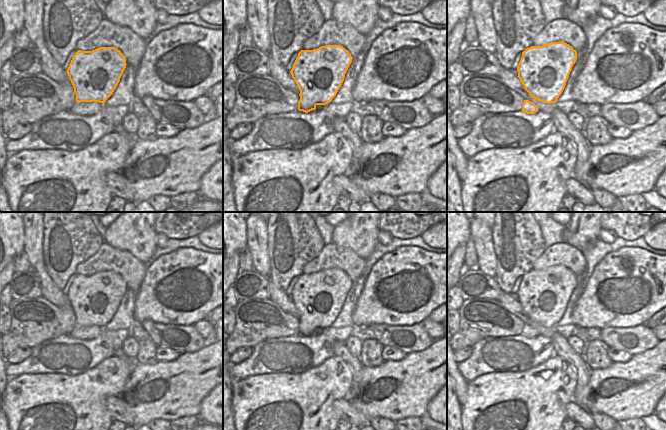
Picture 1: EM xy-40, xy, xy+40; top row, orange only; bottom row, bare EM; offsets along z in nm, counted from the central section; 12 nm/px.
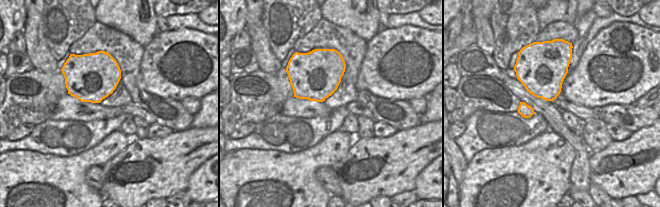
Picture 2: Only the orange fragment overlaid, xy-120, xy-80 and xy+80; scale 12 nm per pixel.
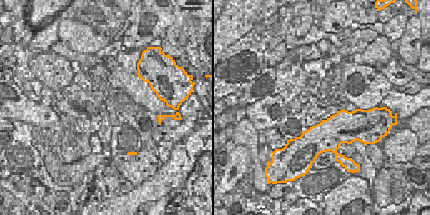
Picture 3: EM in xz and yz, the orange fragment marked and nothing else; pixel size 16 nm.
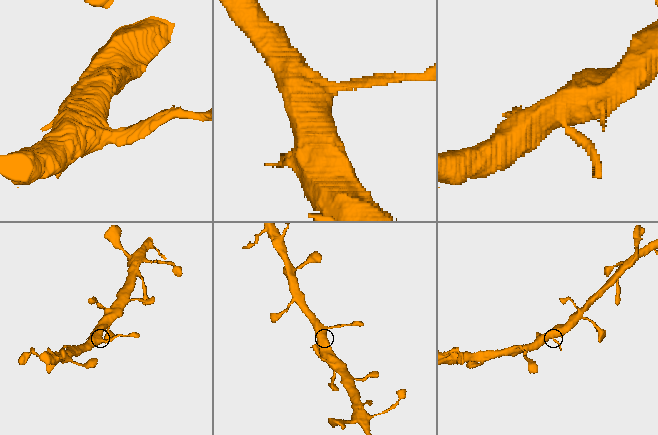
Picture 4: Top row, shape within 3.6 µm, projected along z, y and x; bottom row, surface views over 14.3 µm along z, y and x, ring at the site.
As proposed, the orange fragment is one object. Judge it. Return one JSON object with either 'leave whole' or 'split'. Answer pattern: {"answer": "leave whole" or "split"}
{"answer": "leave whole"}

